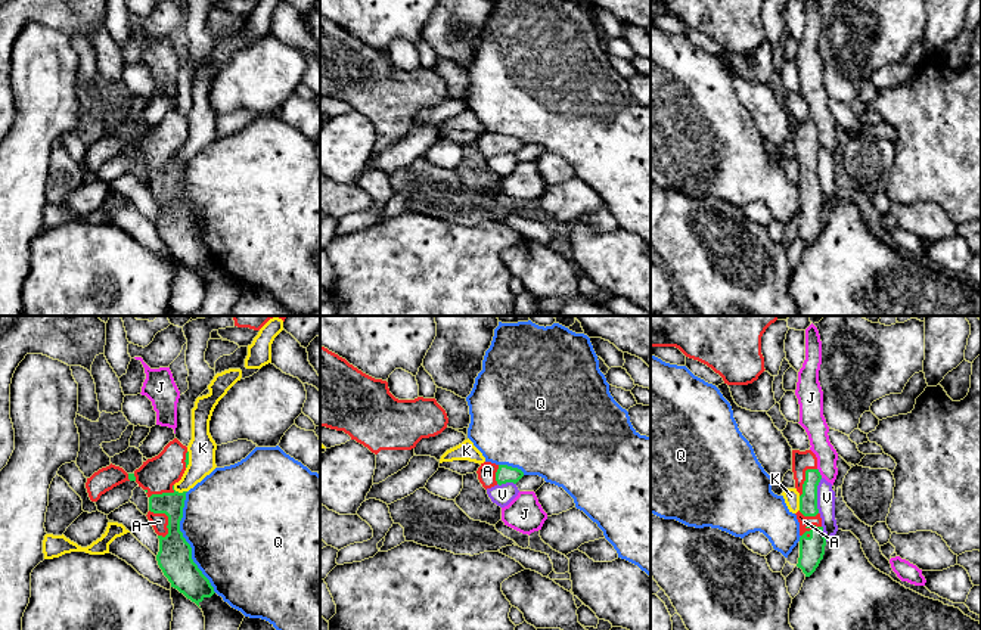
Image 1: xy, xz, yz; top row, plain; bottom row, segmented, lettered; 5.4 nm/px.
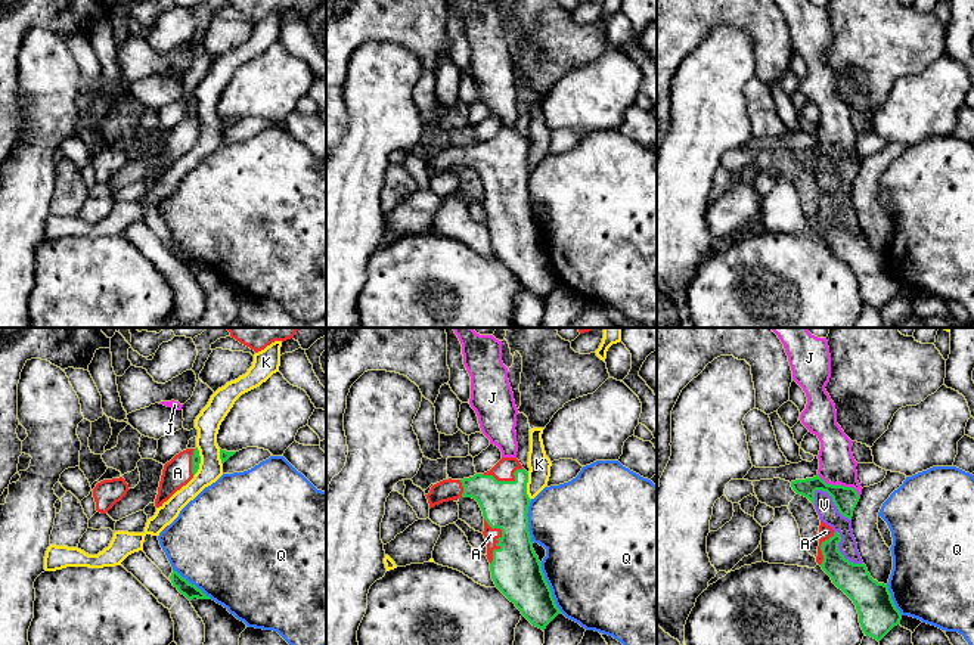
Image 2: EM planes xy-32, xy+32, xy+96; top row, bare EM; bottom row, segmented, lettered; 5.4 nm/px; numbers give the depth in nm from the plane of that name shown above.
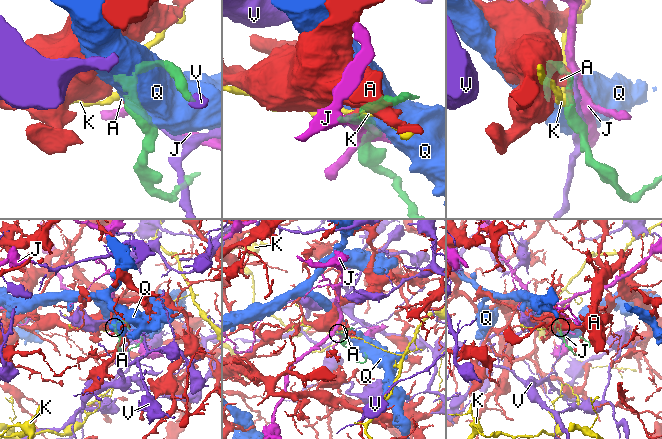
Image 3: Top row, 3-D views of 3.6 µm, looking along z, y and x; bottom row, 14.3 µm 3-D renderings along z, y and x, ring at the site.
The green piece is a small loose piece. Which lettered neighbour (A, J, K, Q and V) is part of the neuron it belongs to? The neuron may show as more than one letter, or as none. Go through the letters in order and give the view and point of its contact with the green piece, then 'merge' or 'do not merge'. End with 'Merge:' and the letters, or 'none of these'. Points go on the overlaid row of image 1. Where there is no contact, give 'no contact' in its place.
A: xy (168, 518) | merge
J: yz (819, 472) | do not merge
K: xy (177, 492) | do not merge
Q: xy (186, 542) | do not merge
V: yz (816, 496) | do not merge
Merge: A

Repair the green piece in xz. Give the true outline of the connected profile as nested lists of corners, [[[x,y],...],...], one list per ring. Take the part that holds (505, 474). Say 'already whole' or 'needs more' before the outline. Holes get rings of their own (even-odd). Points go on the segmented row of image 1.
needs more | [[[491,462],[481,463],[476,474],[478,474],[479,482],[485,490],[497,484],[499,485],[506,482],[516,484],[524,477],[524,472],[518,468],[512,468],[507,465],[496,465]]]

